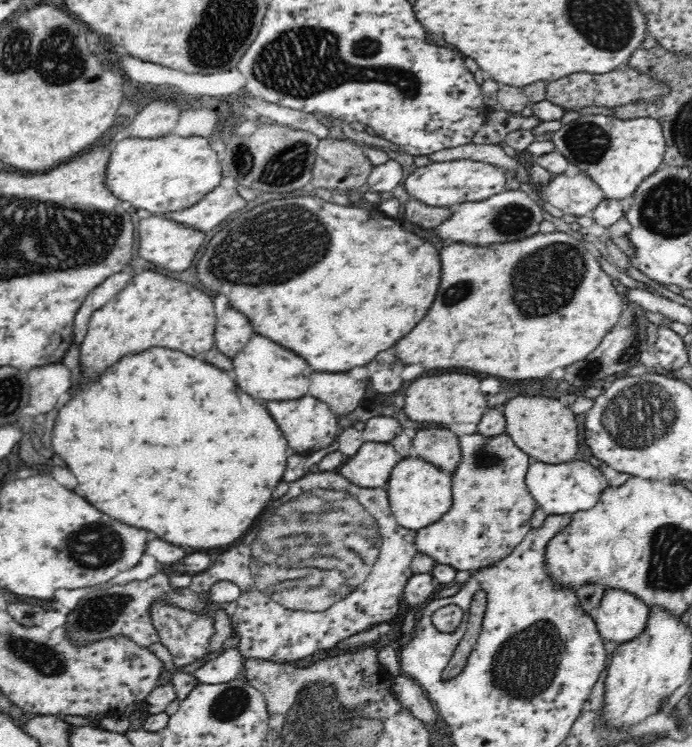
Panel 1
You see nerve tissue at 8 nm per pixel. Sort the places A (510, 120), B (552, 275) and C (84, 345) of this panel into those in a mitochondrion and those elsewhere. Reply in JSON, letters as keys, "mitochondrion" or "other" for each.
{"A":"other","B":"mitochondrion","C":"other"}

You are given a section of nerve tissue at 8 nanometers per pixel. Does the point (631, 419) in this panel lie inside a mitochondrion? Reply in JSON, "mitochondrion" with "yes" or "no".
{"mitochondrion":"yes"}

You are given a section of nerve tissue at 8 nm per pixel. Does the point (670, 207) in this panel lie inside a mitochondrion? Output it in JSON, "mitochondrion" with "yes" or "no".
{"mitochondrion":"yes"}

